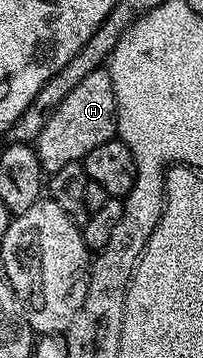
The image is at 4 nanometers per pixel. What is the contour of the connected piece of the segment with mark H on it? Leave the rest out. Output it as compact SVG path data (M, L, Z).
M99 68L88 72L88 76L84 76L84 80L80 80L80 84L76 84L76 88L72 88L72 92L68 92L68 96L64 96L64 100L60 100L58 107L46 117L44 128L36 140L39 164L47 175L60 172L64 164L81 162L88 156L88 152L92 152L92 148L100 148L100 144L115 137L117 128L118 109L116 108L116 96L112 92L112 76L109 69Z

